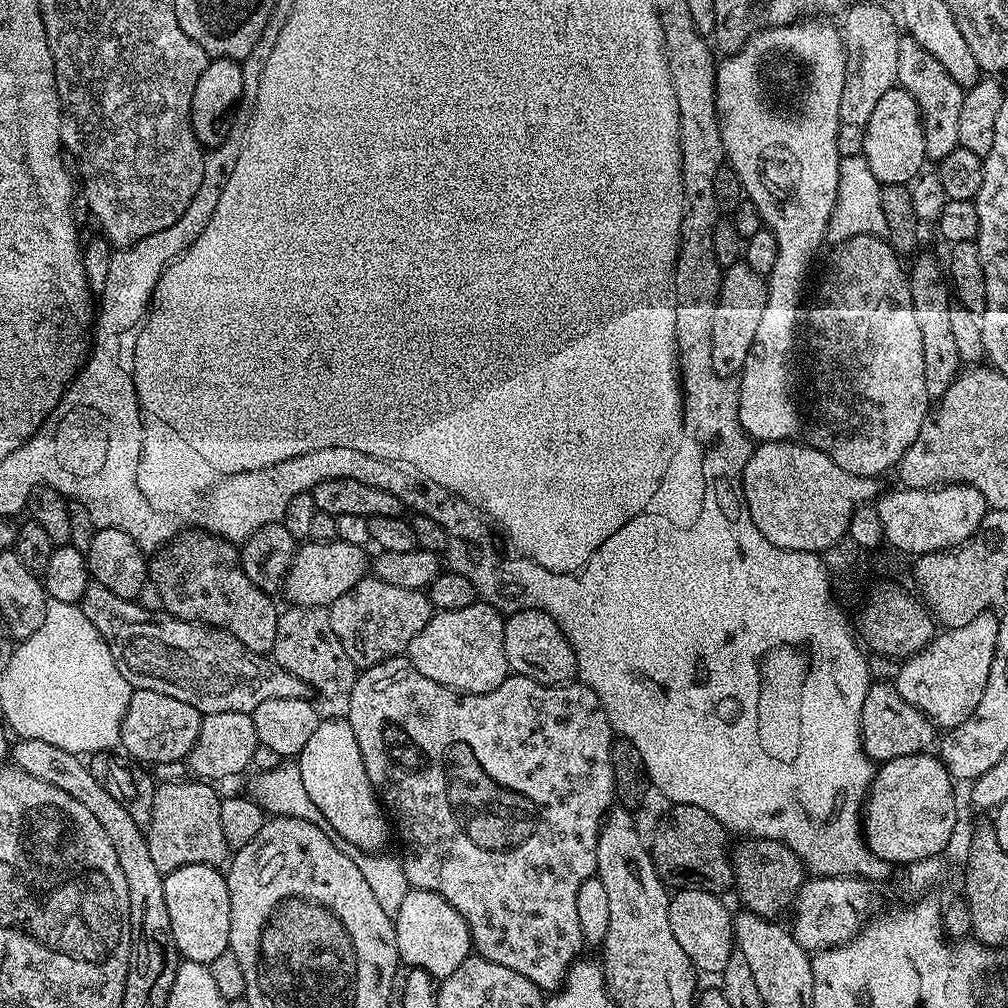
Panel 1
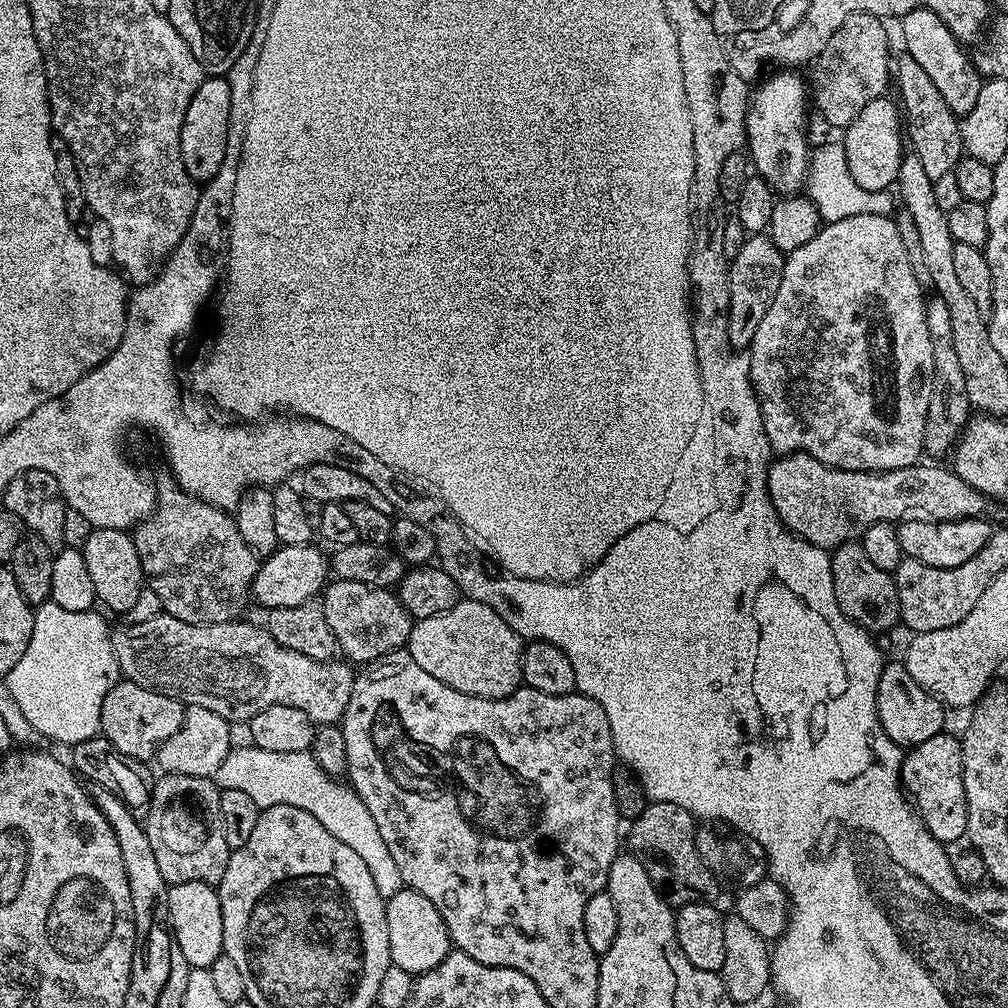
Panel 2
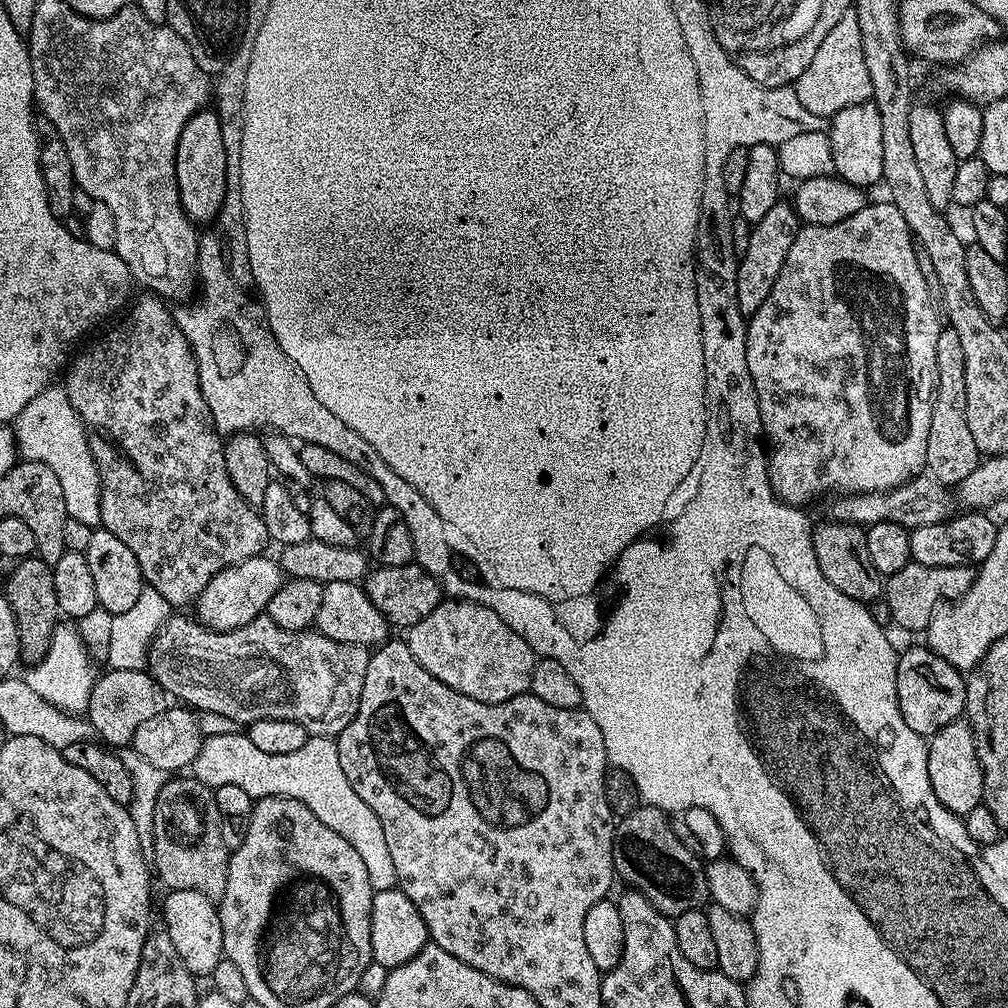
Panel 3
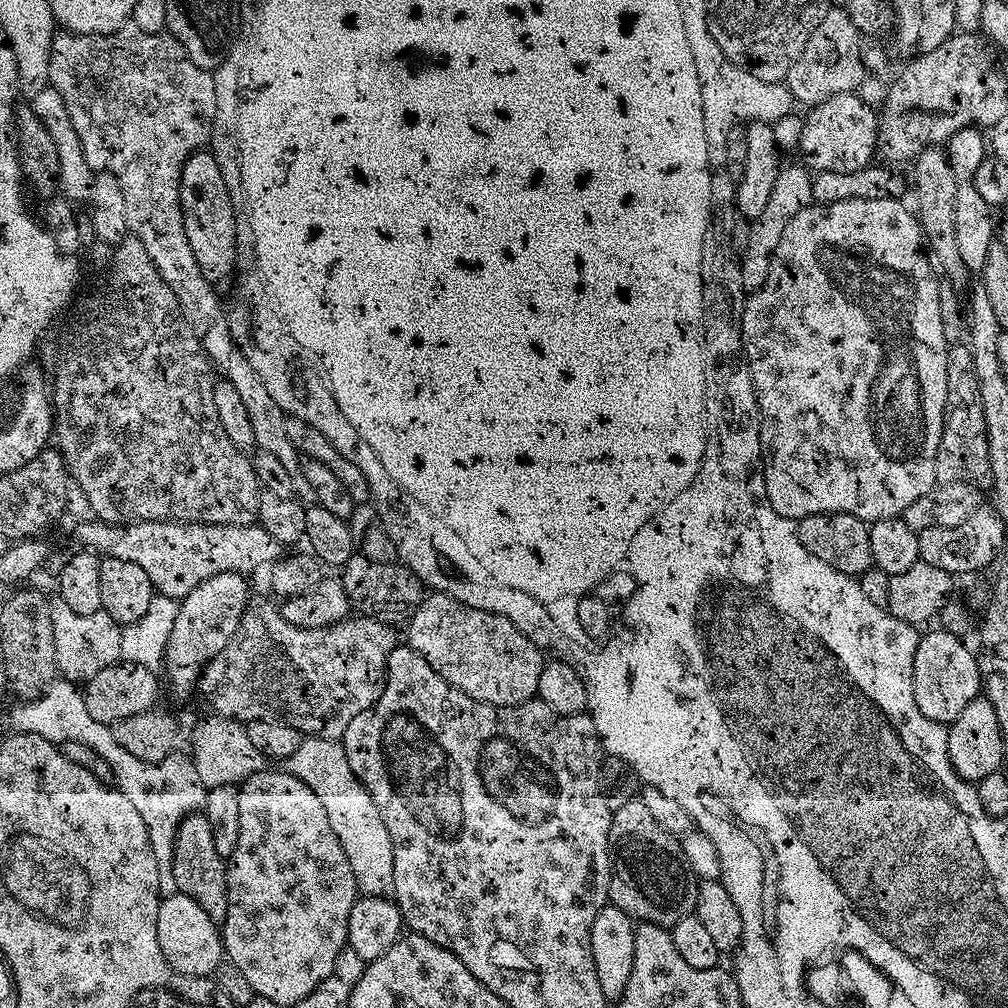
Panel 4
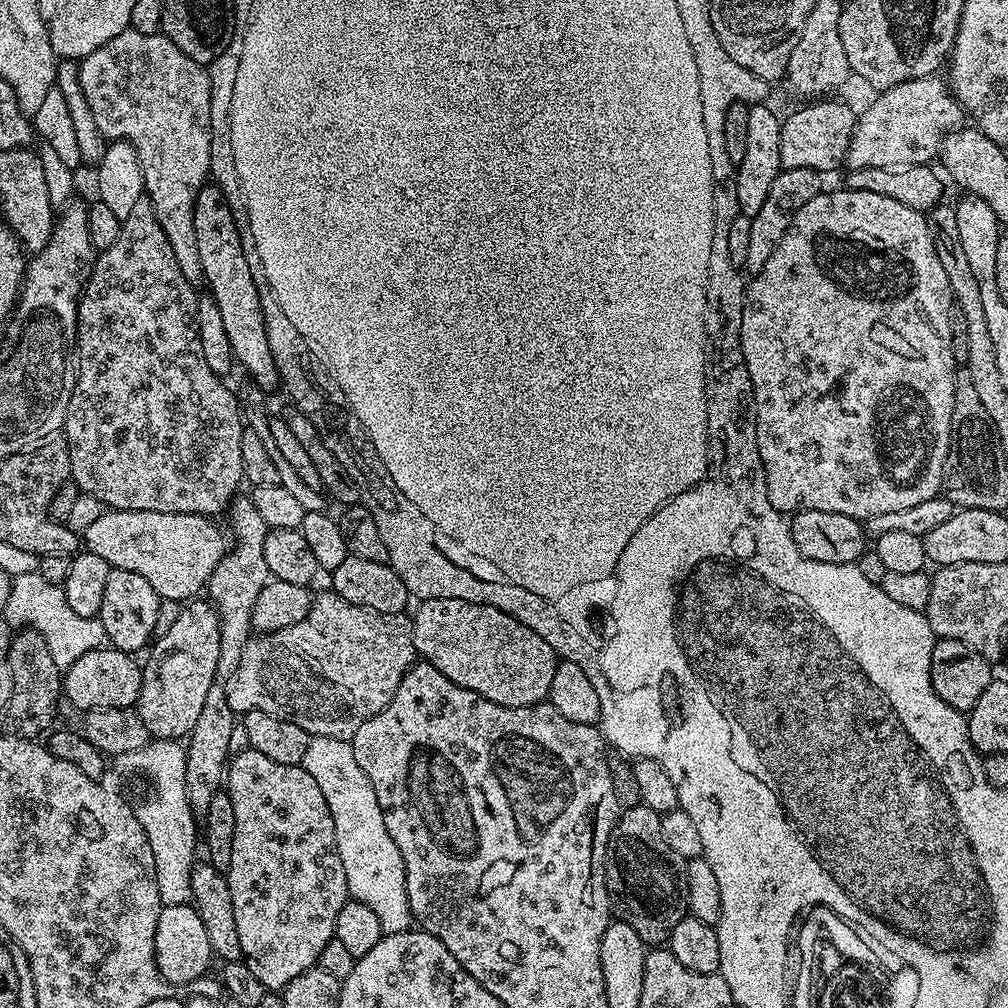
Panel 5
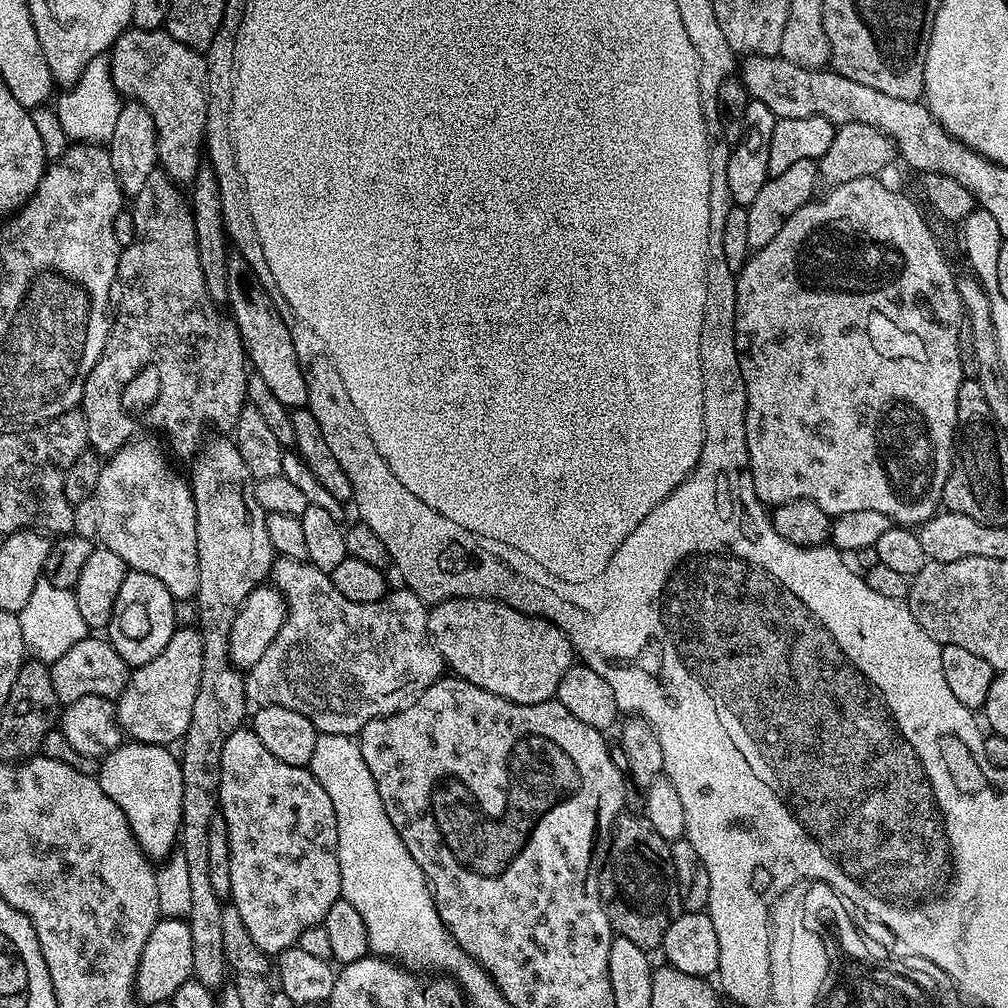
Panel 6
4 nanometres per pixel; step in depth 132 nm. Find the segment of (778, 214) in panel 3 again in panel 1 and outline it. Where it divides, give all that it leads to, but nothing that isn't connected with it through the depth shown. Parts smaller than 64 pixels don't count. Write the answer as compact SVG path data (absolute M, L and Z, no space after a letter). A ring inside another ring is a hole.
M741 262L723 269L720 296L714 310L714 326L710 330L710 362L719 376L736 378L744 369L746 354L750 354L750 346L754 346L758 322L762 322L762 314L766 311L767 298L765 277L750 270L748 264Z

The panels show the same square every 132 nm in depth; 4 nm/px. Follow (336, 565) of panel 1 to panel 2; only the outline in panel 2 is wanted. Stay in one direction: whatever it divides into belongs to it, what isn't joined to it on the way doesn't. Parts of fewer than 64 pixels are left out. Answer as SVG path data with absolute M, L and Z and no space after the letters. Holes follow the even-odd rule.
M309 542L299 544L298 546L290 546L289 544L277 547L276 551L263 557L258 574L252 580L251 599L256 600L264 607L264 610L274 608L285 608L286 606L302 606L309 602L315 601L317 597L323 593L326 585L330 580L330 560L327 555L325 557L318 549L315 543Z

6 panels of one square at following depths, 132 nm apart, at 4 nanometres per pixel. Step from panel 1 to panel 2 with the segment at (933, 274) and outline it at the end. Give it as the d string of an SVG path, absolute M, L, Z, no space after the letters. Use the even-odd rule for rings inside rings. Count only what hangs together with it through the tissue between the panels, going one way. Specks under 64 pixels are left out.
M936 294L925 303L926 330L930 330L930 350L934 350L932 359L933 387L932 397L926 410L926 426L924 427L924 452L929 457L947 457L956 447L960 432L970 419L970 405L966 394L966 377L962 375L962 365L958 353L954 351L954 330L951 328L950 309L946 302Z

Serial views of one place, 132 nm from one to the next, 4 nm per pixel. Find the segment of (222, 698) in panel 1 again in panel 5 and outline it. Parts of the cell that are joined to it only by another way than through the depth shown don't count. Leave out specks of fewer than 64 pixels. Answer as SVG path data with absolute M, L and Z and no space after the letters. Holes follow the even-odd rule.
M325 590L321 596L317 595L313 599L310 610L306 614L306 618L302 618L302 622L294 622L294 626L286 626L286 630L265 632L249 640L246 650L242 650L242 662L238 664L238 670L228 679L226 685L230 710L237 714L243 714L250 710L262 710L266 714L286 718L286 722L294 722L294 726L302 726L302 730L306 730L309 737L329 736L330 738L351 741L358 726L362 726L362 722L374 718L374 714L382 711L390 702L390 698L394 698L394 690L398 690L402 678L412 669L417 660L416 647L412 641L412 622L404 612L378 614L374 610L366 610L362 606L354 606L350 602L346 602L346 598L342 598L334 591Z

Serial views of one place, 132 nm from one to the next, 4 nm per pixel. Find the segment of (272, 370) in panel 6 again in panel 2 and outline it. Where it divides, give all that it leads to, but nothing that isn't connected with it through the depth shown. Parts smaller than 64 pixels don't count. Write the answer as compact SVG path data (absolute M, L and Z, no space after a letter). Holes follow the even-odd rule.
M208 76L194 90L186 118L182 122L182 166L197 182L206 182L218 174L222 158L226 158L226 130L230 126L230 86L224 76Z

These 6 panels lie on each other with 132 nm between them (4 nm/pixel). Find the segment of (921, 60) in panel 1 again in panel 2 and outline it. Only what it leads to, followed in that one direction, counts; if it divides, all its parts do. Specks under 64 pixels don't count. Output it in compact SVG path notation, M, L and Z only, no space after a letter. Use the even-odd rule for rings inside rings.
M900 54L894 60L894 84L900 87L898 104L902 109L902 124L906 129L911 155L922 162L926 175L932 181L942 178L942 174L955 172L957 162L965 155L964 143L960 137L960 120L952 113L950 106L946 106L941 92L934 87L926 70L922 70L914 58Z

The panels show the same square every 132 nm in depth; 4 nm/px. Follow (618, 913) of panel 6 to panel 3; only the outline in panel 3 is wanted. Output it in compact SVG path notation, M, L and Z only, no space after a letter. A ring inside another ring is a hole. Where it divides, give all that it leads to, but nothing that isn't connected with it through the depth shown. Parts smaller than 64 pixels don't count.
M637 806L632 812L621 815L612 837L612 867L615 875L619 879L621 876L631 891L641 892L659 912L675 918L692 908L703 909L709 903L710 897L701 857L672 829L668 820L671 820L669 813L655 806Z

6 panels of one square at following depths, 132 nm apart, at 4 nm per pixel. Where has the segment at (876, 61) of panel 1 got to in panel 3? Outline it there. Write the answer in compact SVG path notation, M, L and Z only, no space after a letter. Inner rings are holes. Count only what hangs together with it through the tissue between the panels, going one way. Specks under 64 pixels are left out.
M849 10L834 22L834 27L826 38L822 38L822 46L818 46L814 58L810 58L810 66L802 70L802 74L794 85L798 94L798 102L810 110L810 114L818 114L831 118L838 110L846 110L846 106L867 104L872 98L870 74L866 70L866 54L862 54L862 29L858 26L858 14Z

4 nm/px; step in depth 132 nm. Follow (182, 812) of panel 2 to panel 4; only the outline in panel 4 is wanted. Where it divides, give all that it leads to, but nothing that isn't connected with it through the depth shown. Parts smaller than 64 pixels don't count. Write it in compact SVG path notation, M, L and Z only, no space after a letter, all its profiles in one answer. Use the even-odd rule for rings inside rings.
M203 811L185 817L177 828L173 844L174 879L179 895L194 898L217 926L223 925L228 905L228 869L214 847L214 834Z

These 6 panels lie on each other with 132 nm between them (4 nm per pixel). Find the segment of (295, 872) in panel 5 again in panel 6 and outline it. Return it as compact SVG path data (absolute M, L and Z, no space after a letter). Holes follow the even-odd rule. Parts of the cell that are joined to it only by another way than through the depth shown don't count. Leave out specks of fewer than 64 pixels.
M242 726L226 738L226 746L222 746L222 766L220 767L220 802L219 815L223 816L228 831L230 842L230 890L232 891L230 902L242 914L242 922L246 922L246 930L250 930L250 938L254 938L254 944L258 950L262 950L269 958L279 957L280 953L297 943L299 936L316 925L323 925L330 906L334 906L336 900L341 899L340 894L340 867L338 866L338 854L336 843L338 842L338 822L334 814L334 802L330 802L330 794L322 790L322 786L313 778L311 771L301 770L290 766L286 762L278 762L266 746L258 739L258 734L252 732L251 727Z

